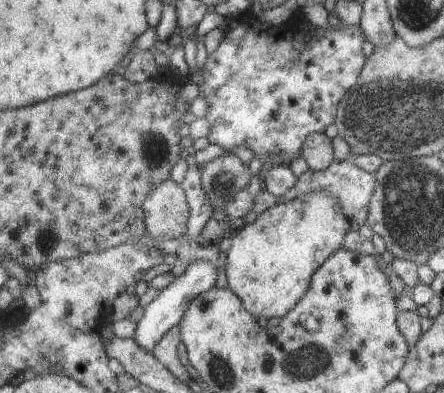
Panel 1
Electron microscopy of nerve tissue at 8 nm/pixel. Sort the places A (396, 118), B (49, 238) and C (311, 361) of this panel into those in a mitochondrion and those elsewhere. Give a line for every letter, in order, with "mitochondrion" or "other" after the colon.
A: mitochondrion
B: mitochondrion
C: mitochondrion

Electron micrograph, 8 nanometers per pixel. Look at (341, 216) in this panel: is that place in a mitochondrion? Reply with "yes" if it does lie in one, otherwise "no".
no

